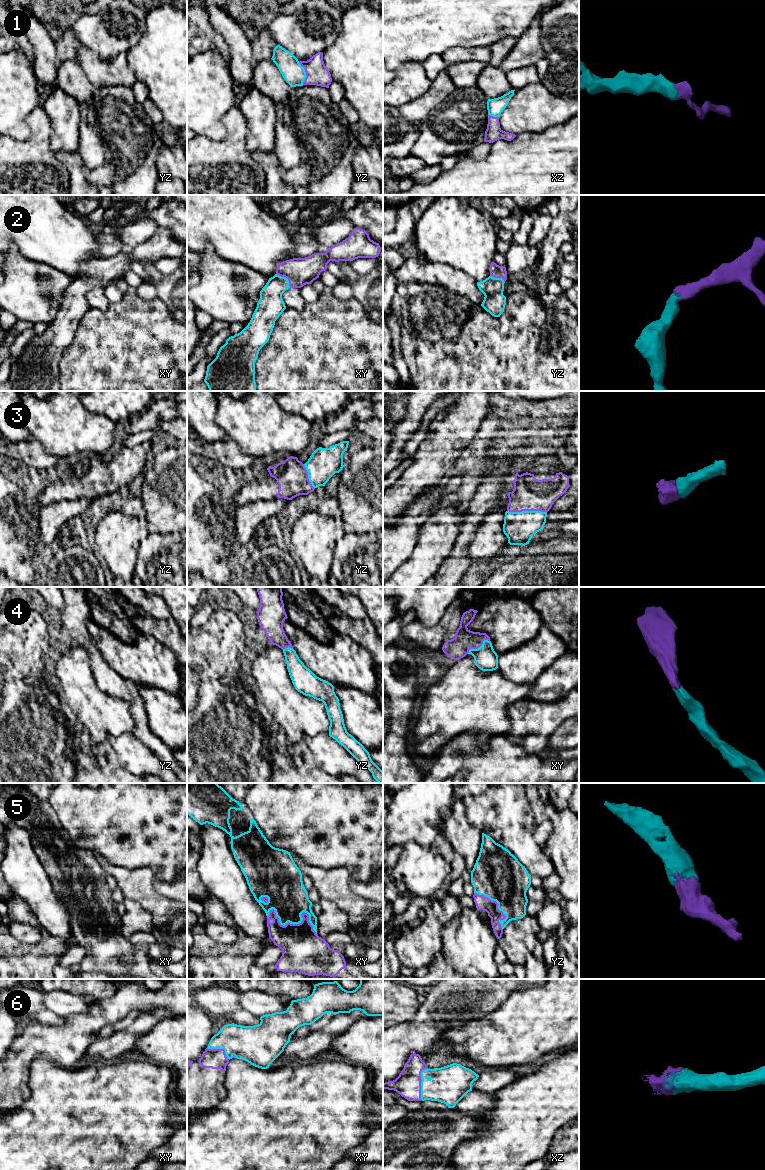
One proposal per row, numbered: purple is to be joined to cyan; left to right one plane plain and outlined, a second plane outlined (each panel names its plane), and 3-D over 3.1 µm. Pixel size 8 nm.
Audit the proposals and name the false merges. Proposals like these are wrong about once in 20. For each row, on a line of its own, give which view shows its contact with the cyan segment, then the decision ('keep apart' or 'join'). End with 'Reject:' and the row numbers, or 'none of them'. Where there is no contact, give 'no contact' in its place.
1: meets cyan in yz; join
2: meets cyan in xy; join
3: meets cyan in xz; join
4: meets cyan in xy; join
5: meets cyan in xy; join
6: meets cyan in xz; join
Reject: none of them

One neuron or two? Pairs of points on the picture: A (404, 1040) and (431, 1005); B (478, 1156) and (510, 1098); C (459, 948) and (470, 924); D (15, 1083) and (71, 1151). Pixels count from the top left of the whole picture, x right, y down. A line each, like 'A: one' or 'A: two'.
A: one
B: one
C: one
D: two

